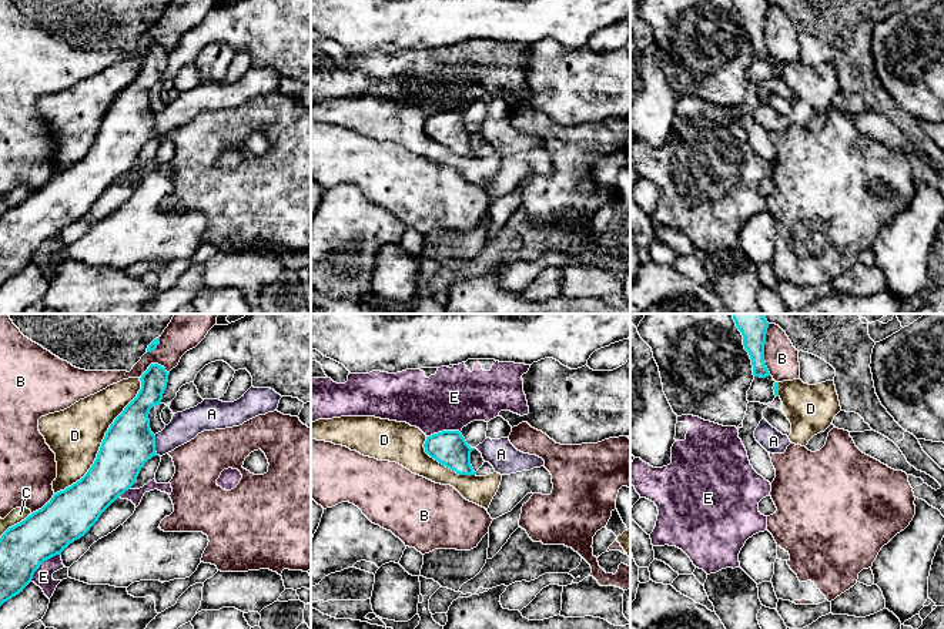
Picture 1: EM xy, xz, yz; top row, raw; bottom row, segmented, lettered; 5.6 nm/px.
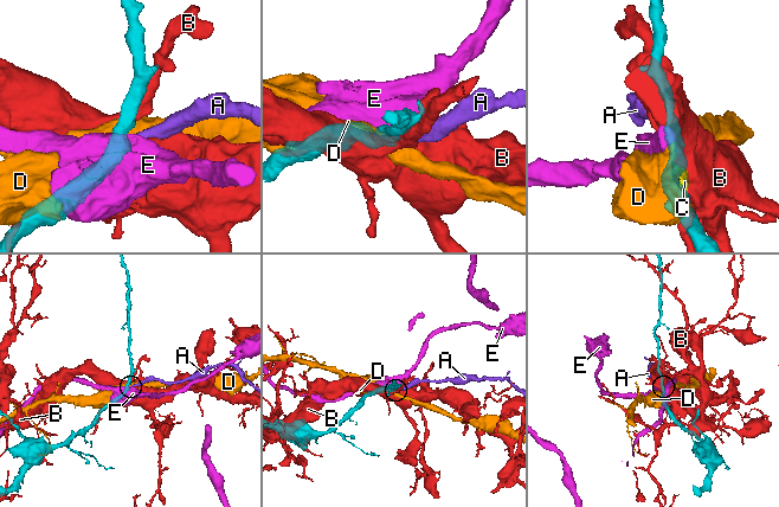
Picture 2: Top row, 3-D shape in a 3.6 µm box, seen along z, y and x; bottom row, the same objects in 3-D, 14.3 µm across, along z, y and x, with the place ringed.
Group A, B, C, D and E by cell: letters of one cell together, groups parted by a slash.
A / B / C D / E

